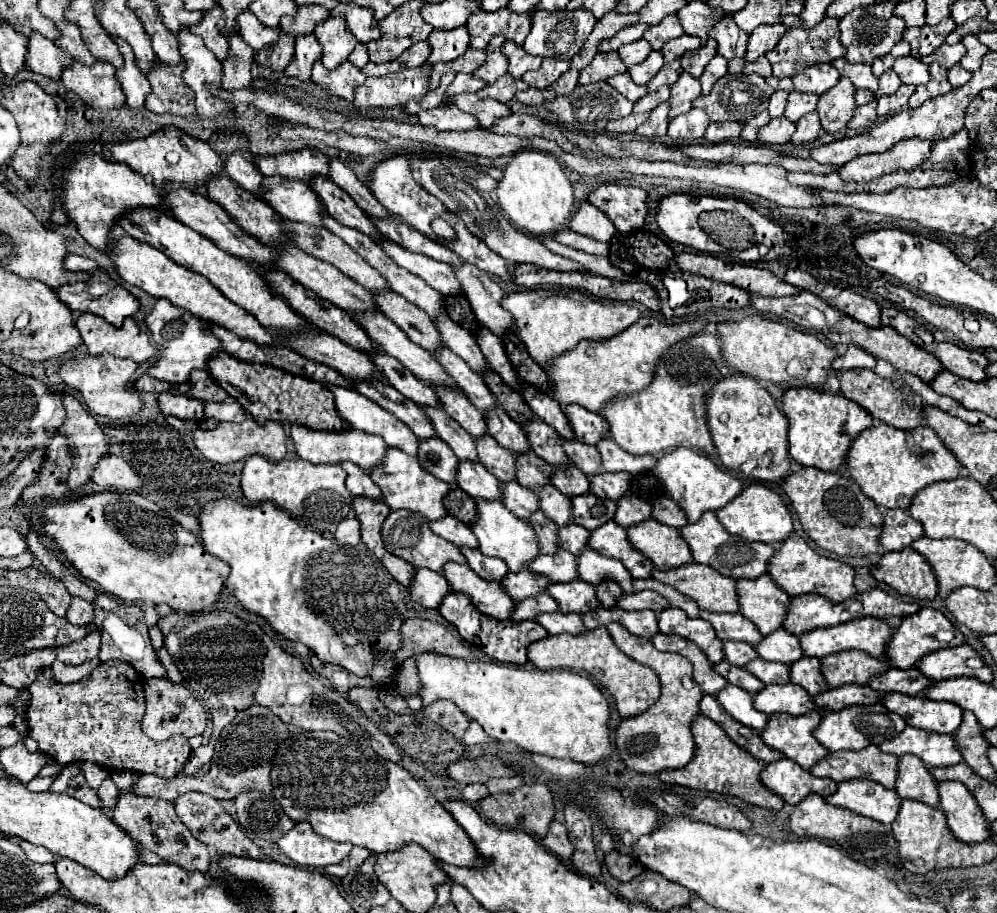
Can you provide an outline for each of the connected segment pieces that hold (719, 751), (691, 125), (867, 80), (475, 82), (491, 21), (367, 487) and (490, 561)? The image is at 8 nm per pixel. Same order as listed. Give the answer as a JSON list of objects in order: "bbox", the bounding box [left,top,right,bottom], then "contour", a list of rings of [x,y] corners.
[{"bbox":[658,715,784,809],"contour":[[[696,715],[692,721],[692,735],[696,743],[696,753],[694,759],[680,769],[666,769],[658,773],[660,781],[670,783],[670,785],[682,785],[690,789],[702,789],[702,791],[712,791],[712,793],[726,793],[742,799],[744,803],[766,807],[766,809],[782,809],[784,801],[768,791],[760,783],[760,771],[764,769],[764,763],[758,759],[752,759],[742,747],[732,743],[732,739],[720,729],[718,723],[704,715]]]},{"bbox":[668,109,710,141],"contour":[[[690,109],[688,113],[682,113],[670,121],[668,135],[672,139],[698,141],[704,137],[704,131],[708,125],[710,125],[710,119],[702,109]]]},{"bbox":[832,57,878,91],"contour":[[[844,57],[834,59],[832,65],[840,71],[842,77],[848,77],[856,89],[862,89],[862,87],[870,91],[878,89],[878,79],[872,75],[870,65],[854,65],[854,63],[848,63]]]},{"bbox":[444,73,486,101],"contour":[[[456,73],[454,83],[448,87],[444,101],[448,101],[448,97],[456,95],[456,93],[476,93],[482,87],[486,87],[486,83],[474,75],[466,75],[466,73]]]},{"bbox":[466,7,532,49],"contour":[[[508,7],[498,9],[494,13],[480,9],[466,23],[470,31],[470,45],[474,49],[484,49],[494,35],[502,35],[522,45],[524,37],[530,31],[530,25],[532,25],[530,13],[514,13]]]},{"bbox":[340,463,382,499],"contour":[[[340,463],[340,467],[348,473],[348,479],[346,479],[346,487],[352,495],[368,495],[370,499],[382,499],[380,495],[380,489],[372,483],[370,475],[364,473],[364,469],[360,469],[358,465],[354,463]]]},{"bbox":[460,547,508,581],"contour":[[[460,547],[462,555],[466,557],[468,561],[468,567],[484,577],[484,579],[490,579],[490,581],[500,581],[506,573],[508,573],[508,567],[504,561],[496,559],[496,557],[486,557],[486,555],[480,555],[478,549],[470,549],[470,547]]]}]

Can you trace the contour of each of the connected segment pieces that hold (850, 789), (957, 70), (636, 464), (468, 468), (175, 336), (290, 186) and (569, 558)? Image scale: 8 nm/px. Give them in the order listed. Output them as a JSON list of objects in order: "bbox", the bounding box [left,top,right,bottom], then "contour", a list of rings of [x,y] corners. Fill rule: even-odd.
[{"bbox":[826,779,902,825],"contour":[[[870,779],[840,781],[836,793],[828,795],[826,801],[830,805],[844,807],[858,815],[880,821],[884,825],[890,825],[892,819],[896,819],[902,803],[894,789],[886,789],[884,785]]]},{"bbox":[948,63,972,87],"contour":[[[956,63],[950,71],[948,71],[948,81],[952,87],[962,87],[964,83],[968,83],[972,77],[970,71],[966,71],[964,67],[960,67],[960,63]]]},{"bbox":[596,437,656,473],"contour":[[[604,437],[596,443],[596,449],[602,459],[604,471],[628,471],[628,473],[640,473],[646,469],[652,469],[656,465],[656,457],[652,455],[632,455],[620,445],[616,445],[612,439]]]},{"bbox":[456,461,500,499],"contour":[[[460,461],[456,469],[456,483],[474,499],[500,499],[500,481],[478,461]]]},{"bbox":[144,299,222,383],"contour":[[[158,299],[144,321],[158,349],[158,361],[148,369],[148,375],[154,379],[168,383],[184,383],[190,371],[206,369],[206,363],[212,357],[212,353],[222,349],[222,343],[212,335],[206,321],[198,319],[188,311],[180,311],[180,307],[172,307],[168,299]]]},{"bbox":[260,175,320,223],"contour":[[[280,175],[262,179],[260,199],[268,203],[282,219],[292,219],[300,223],[320,223],[320,201],[314,197],[314,191],[308,189],[306,181],[286,179]]]},{"bbox":[526,549,576,583],"contour":[[[564,549],[554,555],[538,555],[536,559],[526,563],[526,569],[532,573],[542,573],[552,581],[566,583],[568,579],[576,579],[576,557]]]}]

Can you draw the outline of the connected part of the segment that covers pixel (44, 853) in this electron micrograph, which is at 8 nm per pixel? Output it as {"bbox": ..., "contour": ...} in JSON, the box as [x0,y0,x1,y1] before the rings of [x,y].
{"bbox":[20,841,56,865],"contour":[[[20,841],[20,847],[22,847],[22,851],[26,853],[26,857],[32,863],[40,863],[42,865],[42,863],[54,863],[56,861],[56,857],[44,847],[36,847],[36,845],[28,843],[28,841]]]}

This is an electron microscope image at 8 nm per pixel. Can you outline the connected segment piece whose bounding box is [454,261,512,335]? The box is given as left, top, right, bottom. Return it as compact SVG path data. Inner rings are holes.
M462 261L460 267L454 267L454 275L460 281L464 295L482 325L494 331L494 335L502 335L506 329L512 329L510 315L500 307L504 291L488 273Z

